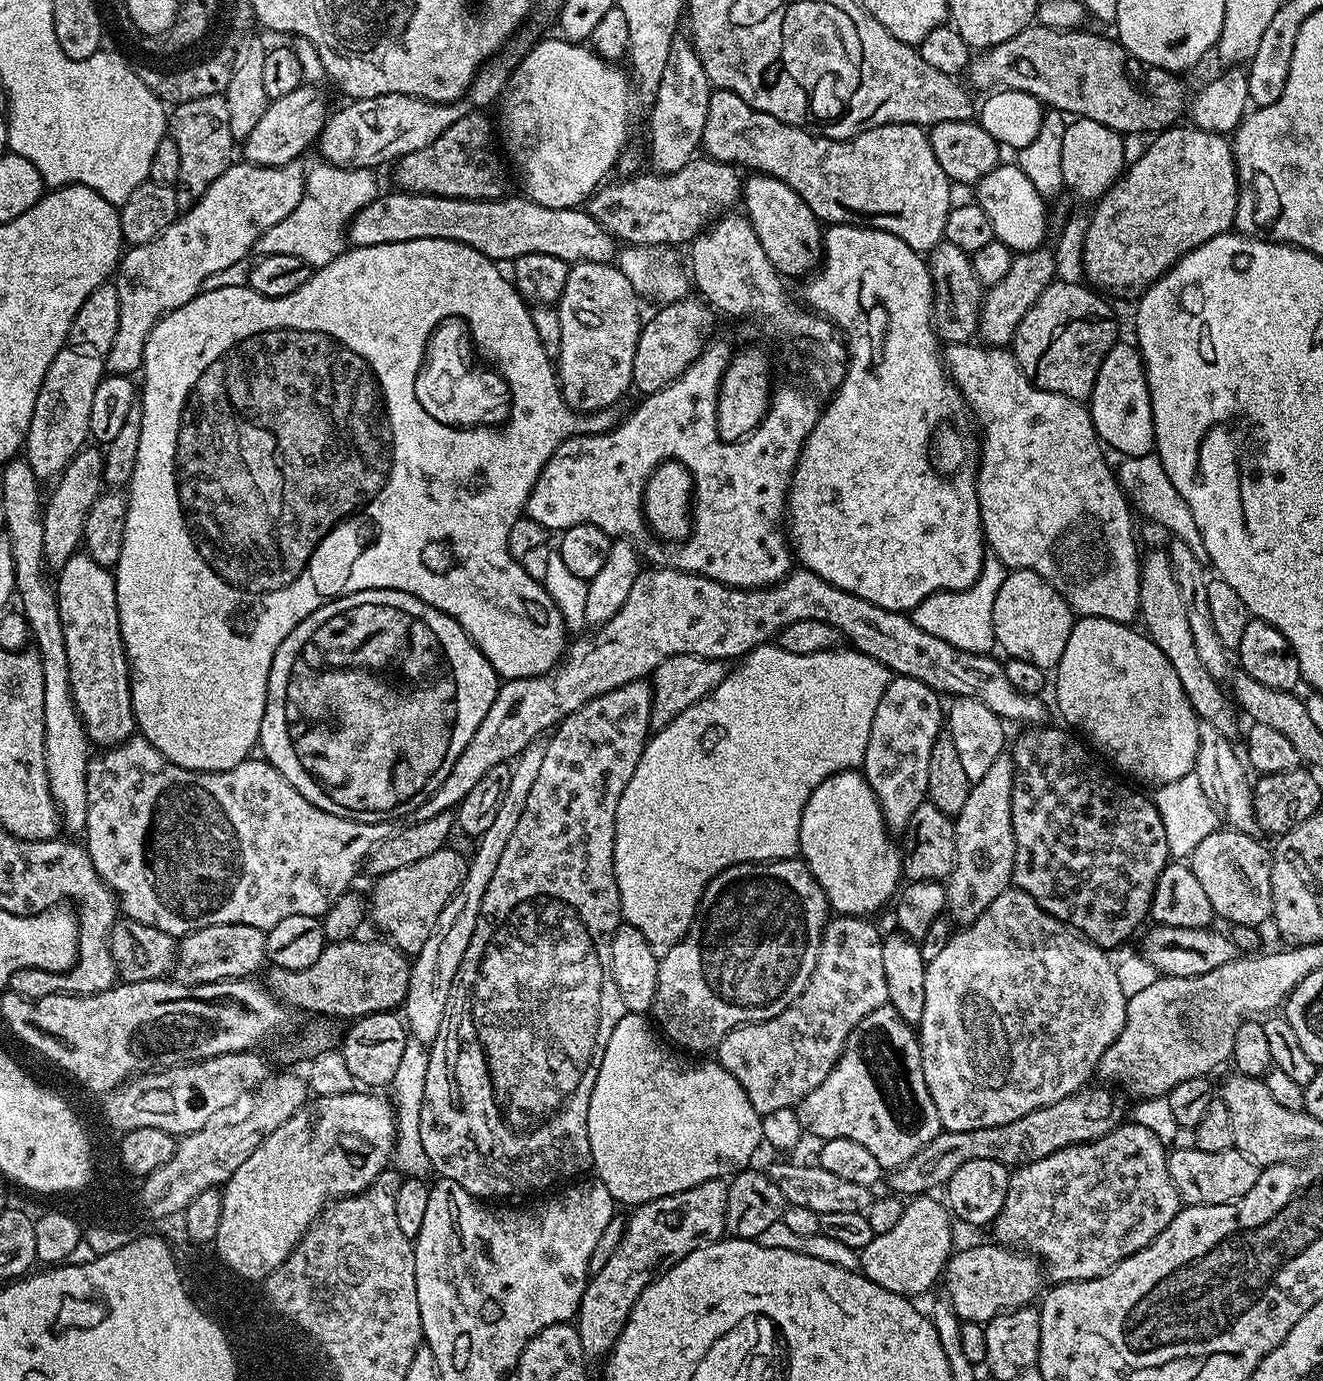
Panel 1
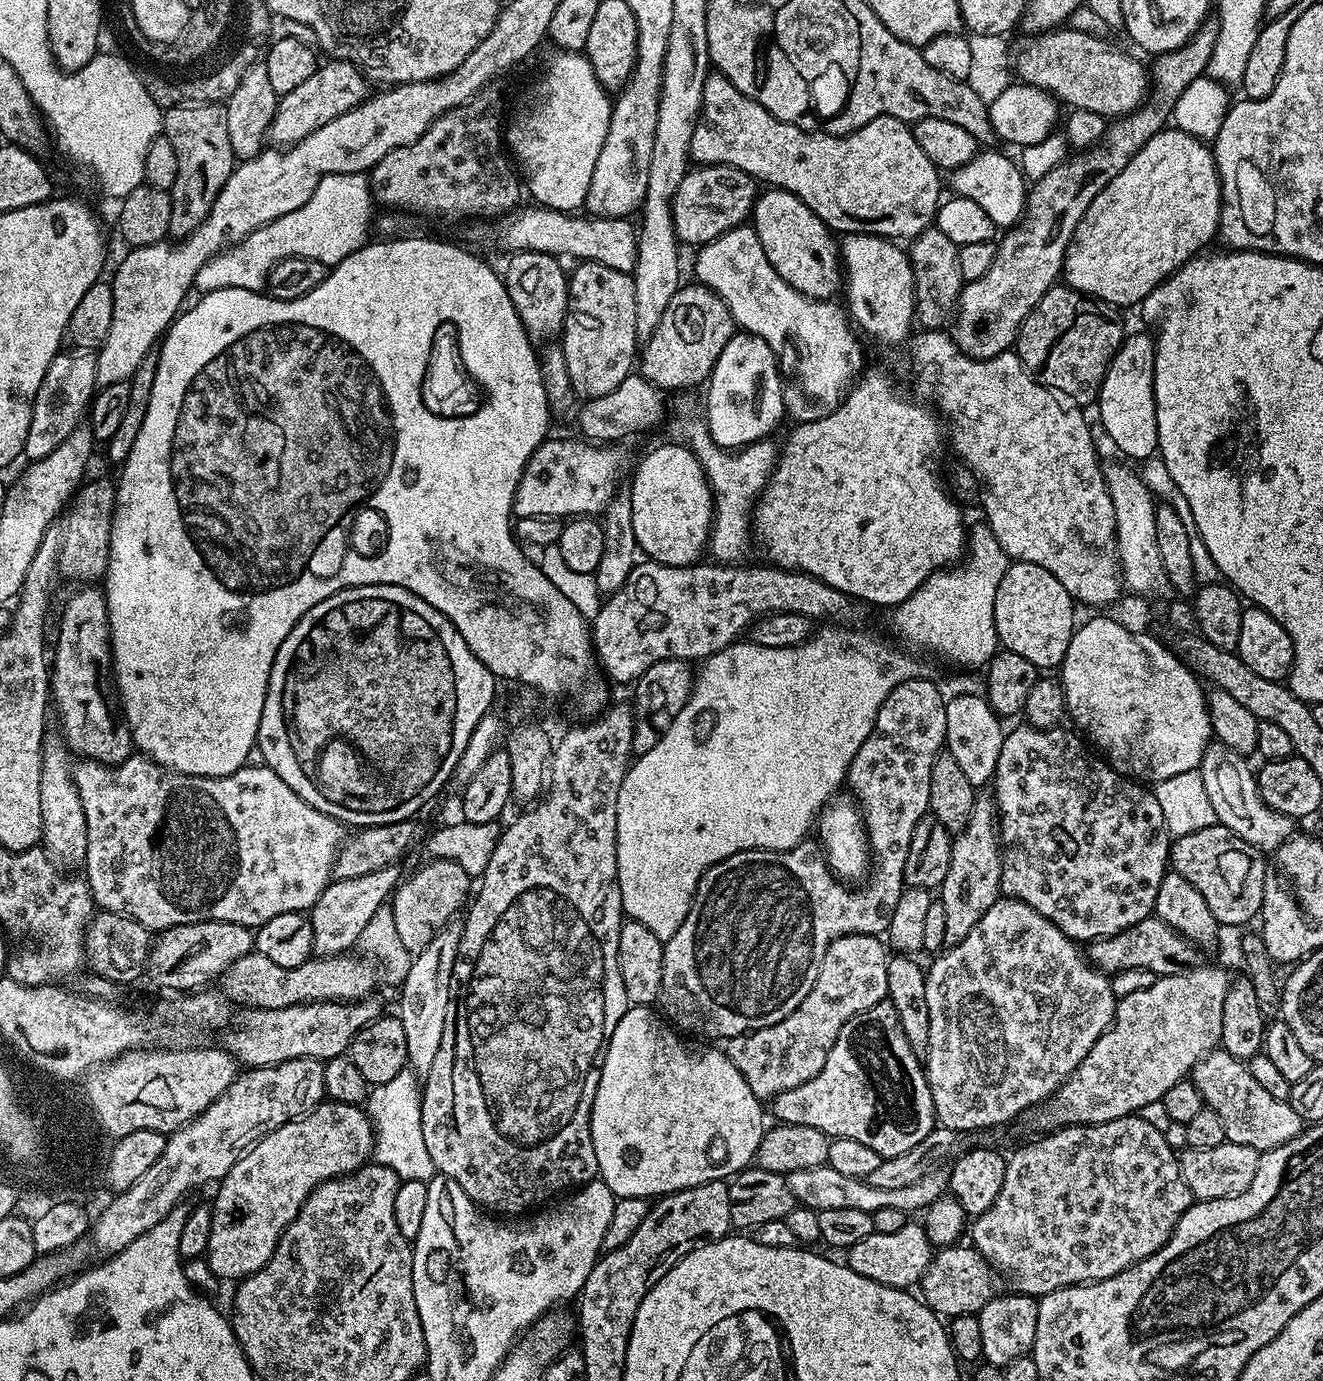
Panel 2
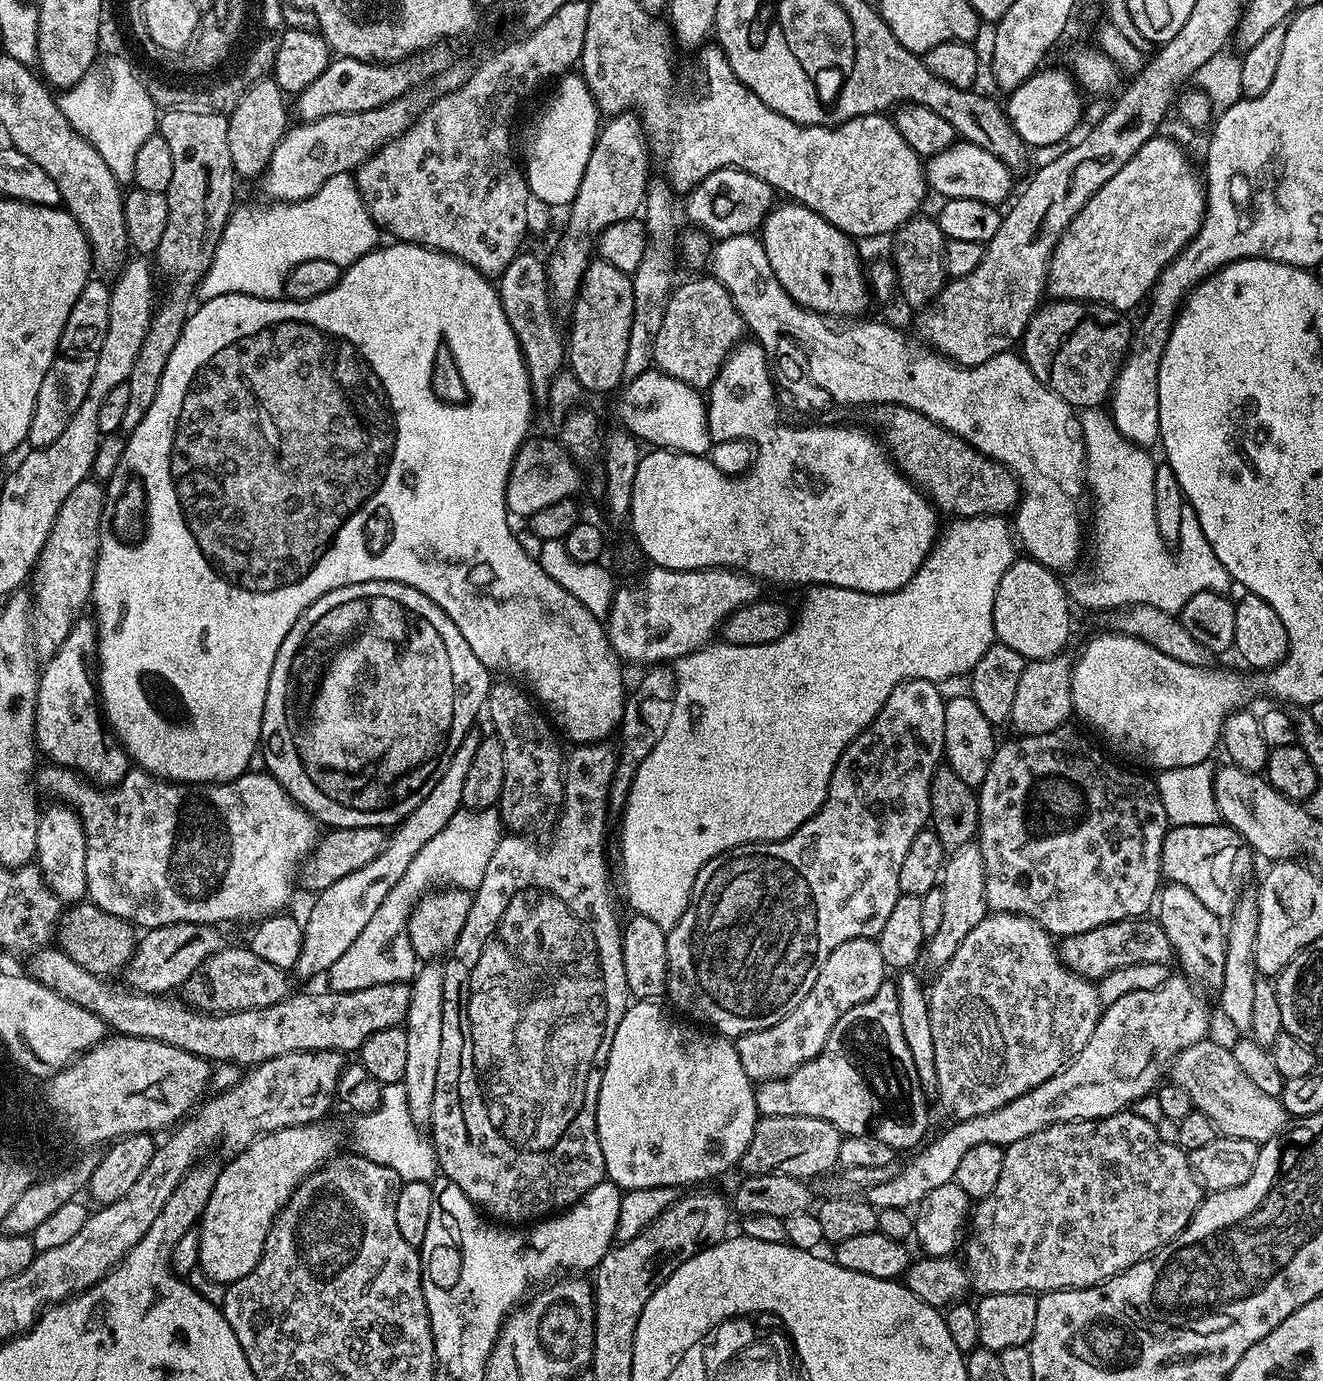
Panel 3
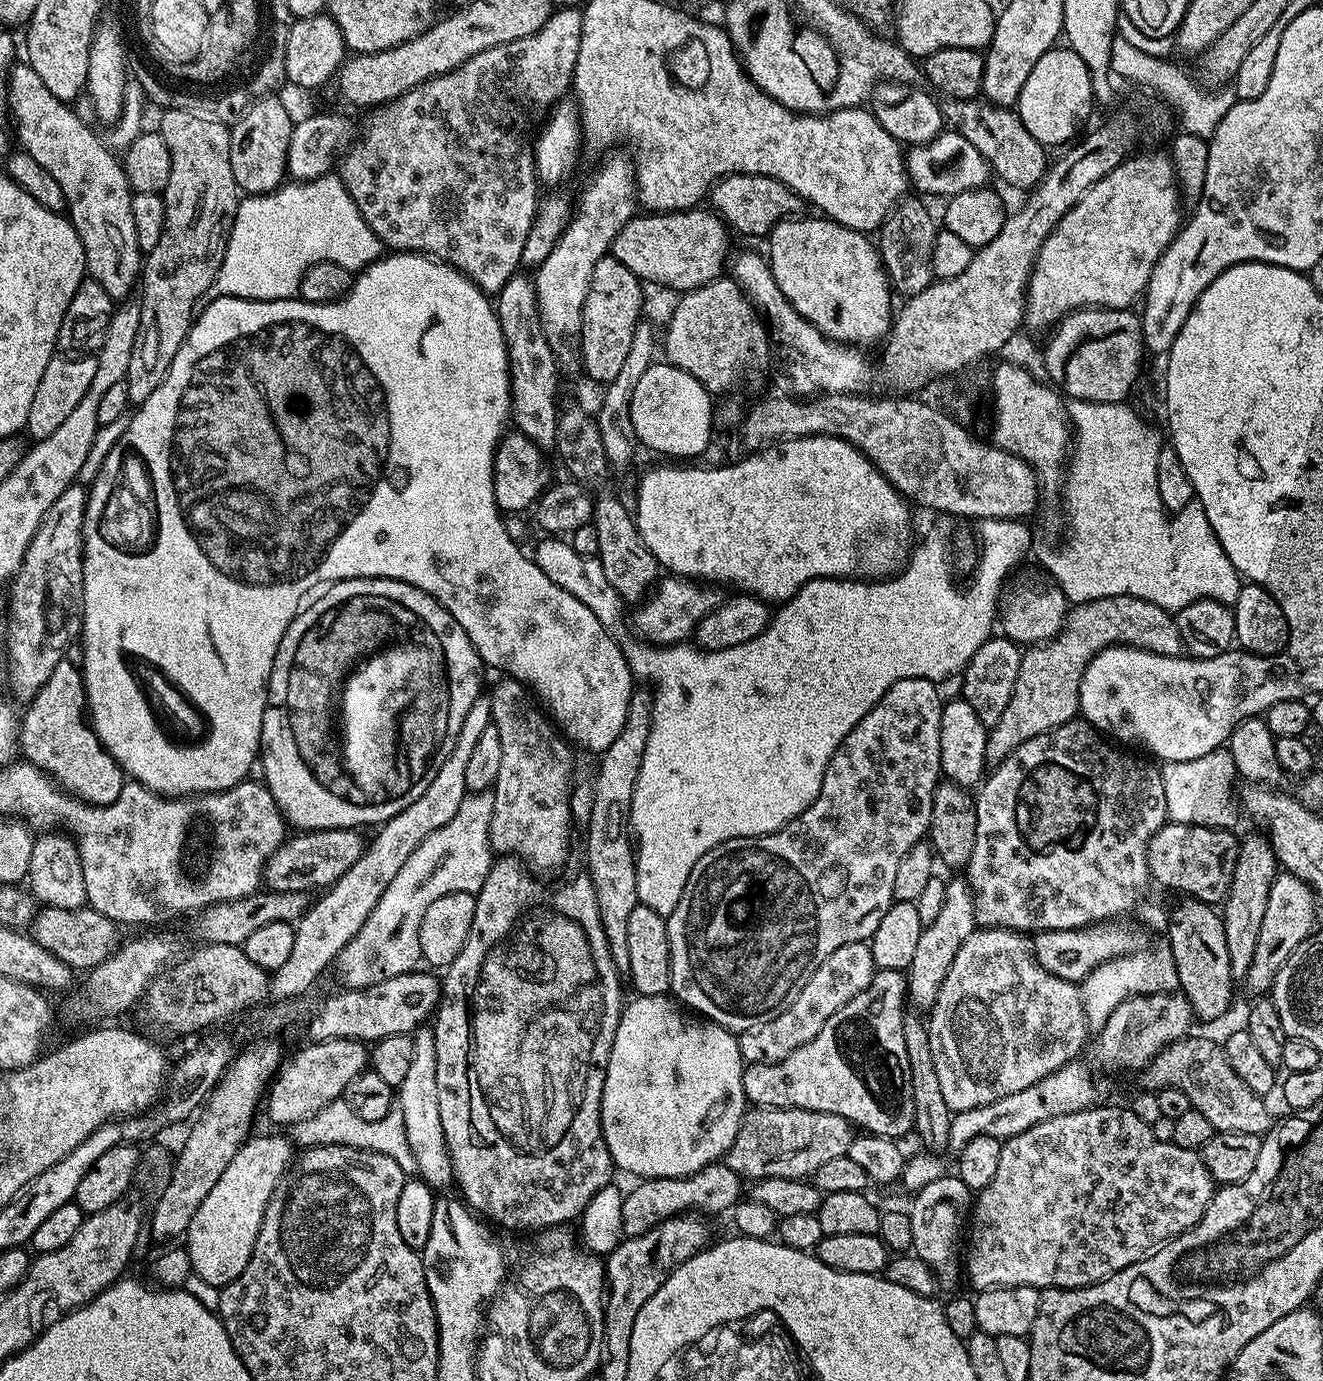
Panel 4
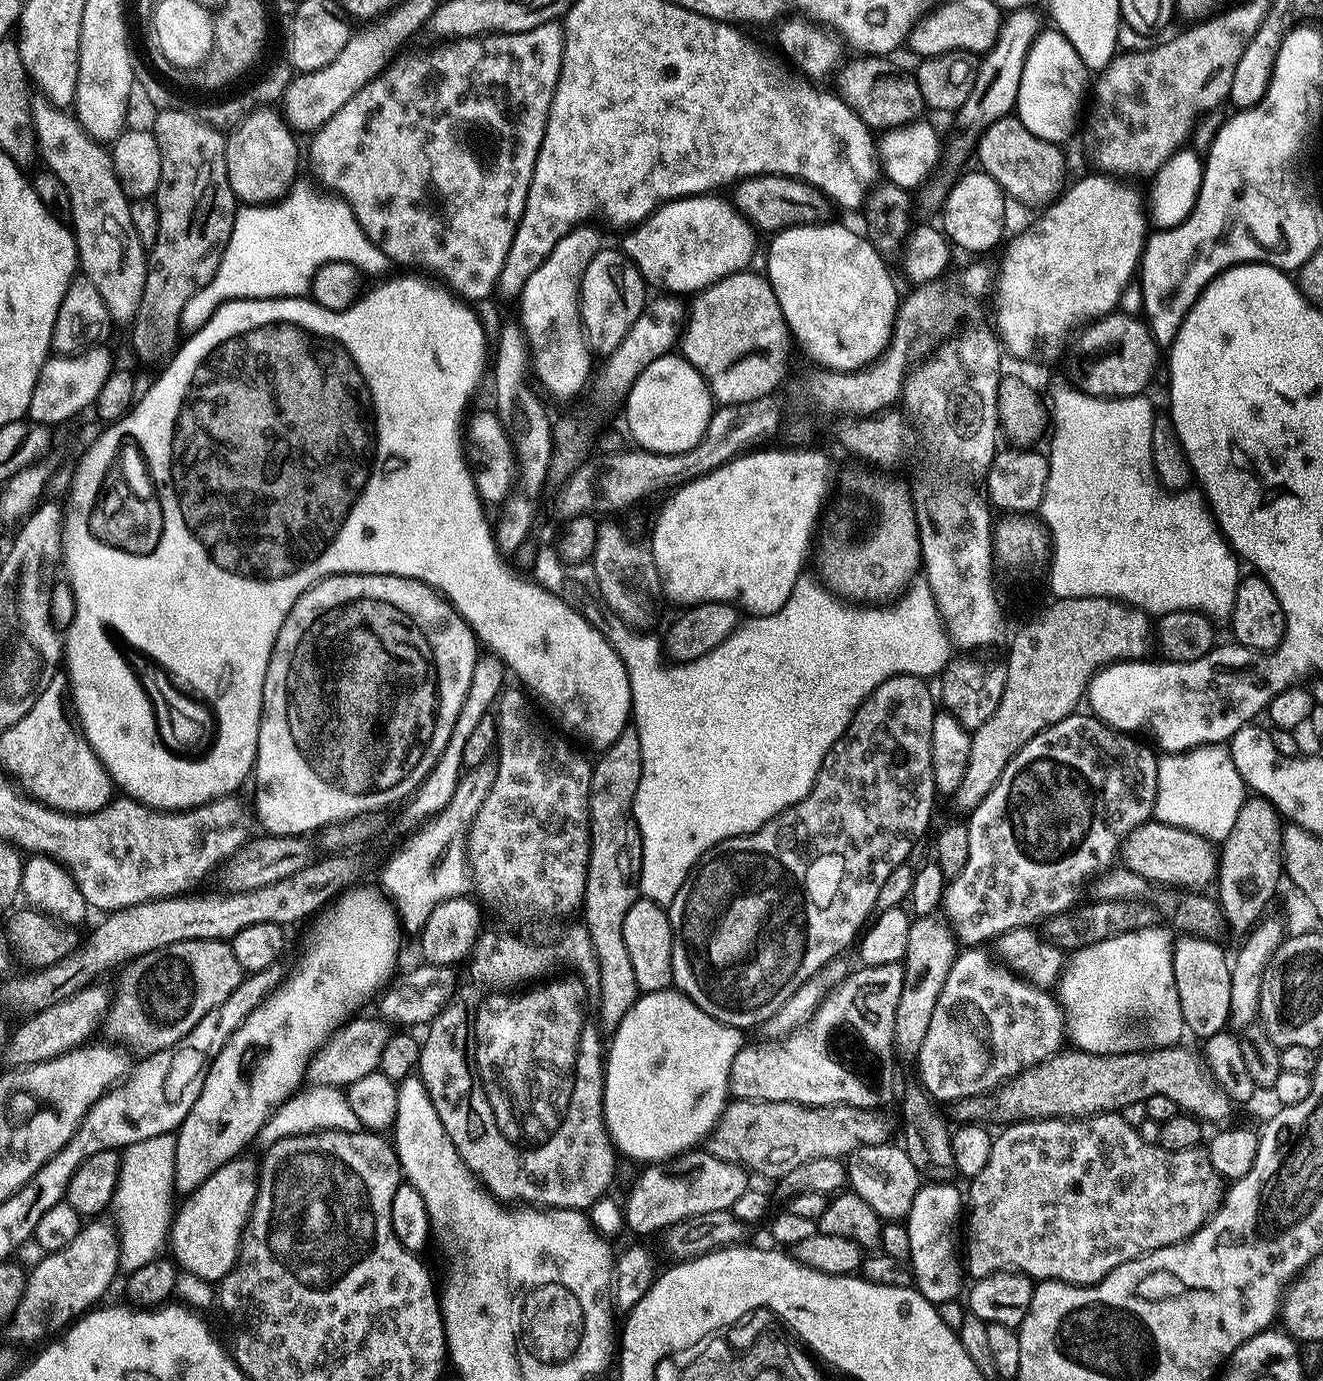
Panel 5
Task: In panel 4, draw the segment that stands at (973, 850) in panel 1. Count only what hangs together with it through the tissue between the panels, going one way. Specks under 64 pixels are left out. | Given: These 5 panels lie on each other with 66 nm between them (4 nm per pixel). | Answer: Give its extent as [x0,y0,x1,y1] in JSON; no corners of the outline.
[906,879,978,1013]

